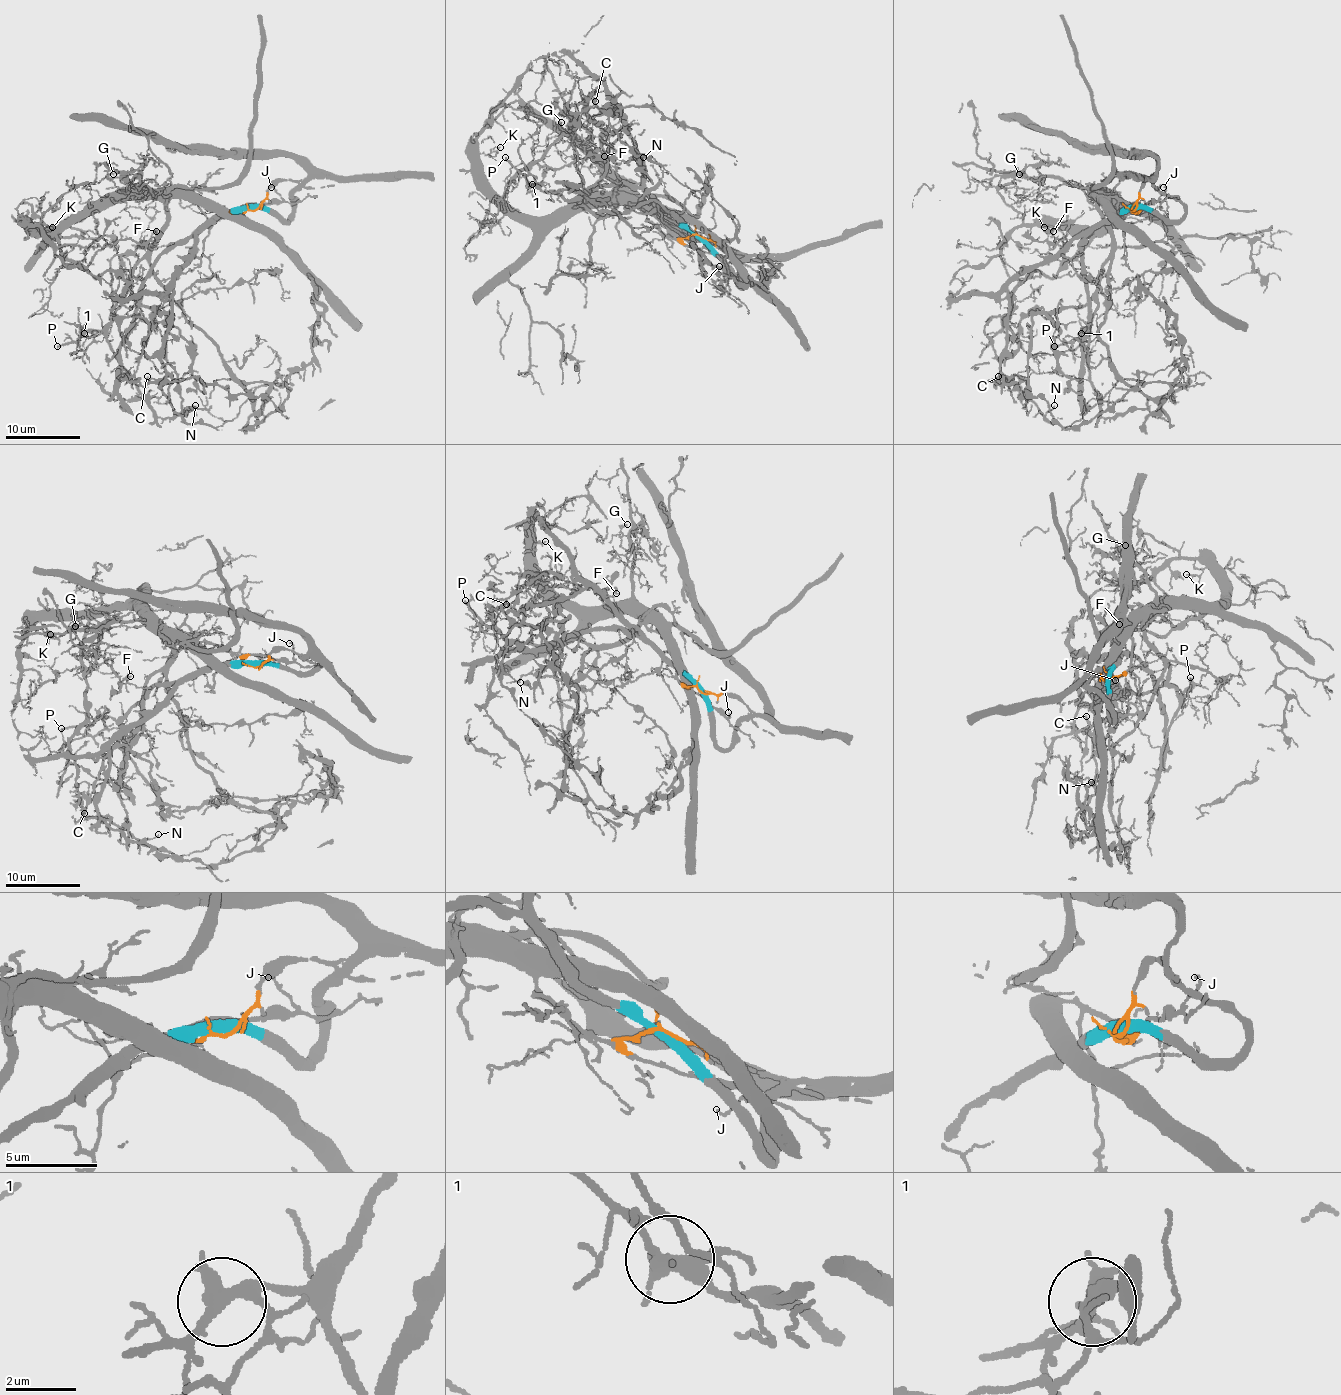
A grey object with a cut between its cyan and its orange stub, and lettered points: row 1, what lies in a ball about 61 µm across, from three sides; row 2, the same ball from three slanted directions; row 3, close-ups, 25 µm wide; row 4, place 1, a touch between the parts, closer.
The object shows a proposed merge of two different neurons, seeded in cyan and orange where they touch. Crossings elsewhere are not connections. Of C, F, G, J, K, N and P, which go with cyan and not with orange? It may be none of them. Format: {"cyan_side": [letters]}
{"cyan_side": ["C", "N"]}

